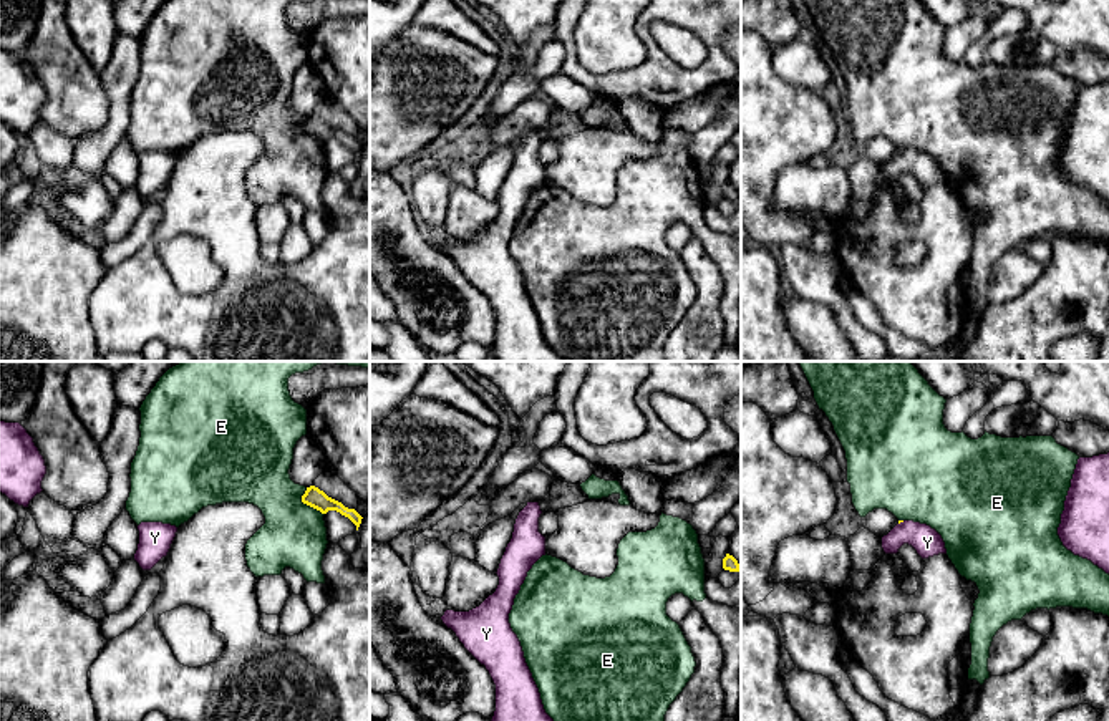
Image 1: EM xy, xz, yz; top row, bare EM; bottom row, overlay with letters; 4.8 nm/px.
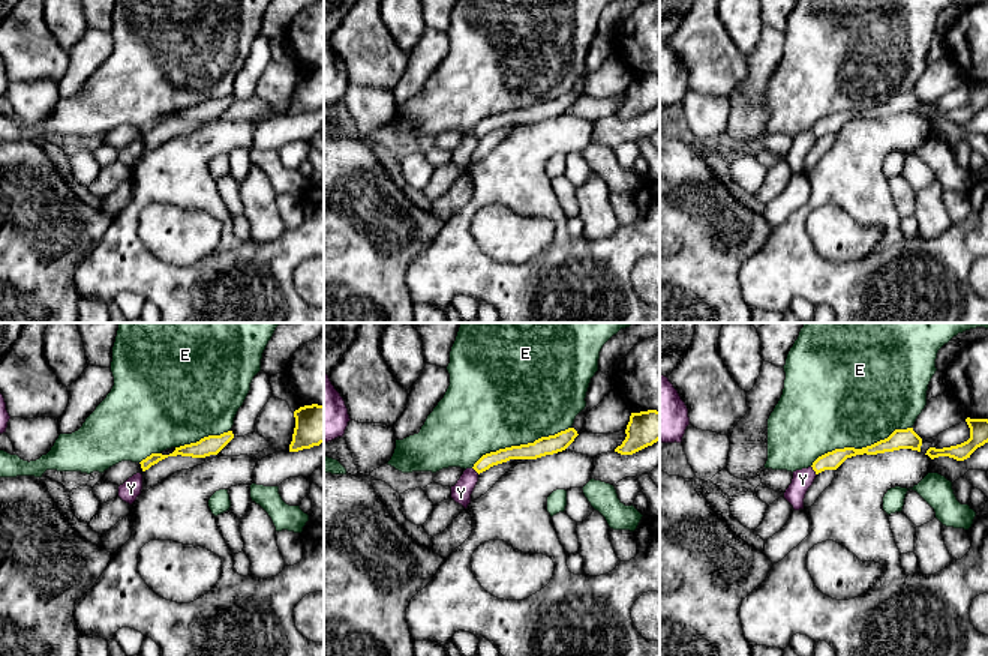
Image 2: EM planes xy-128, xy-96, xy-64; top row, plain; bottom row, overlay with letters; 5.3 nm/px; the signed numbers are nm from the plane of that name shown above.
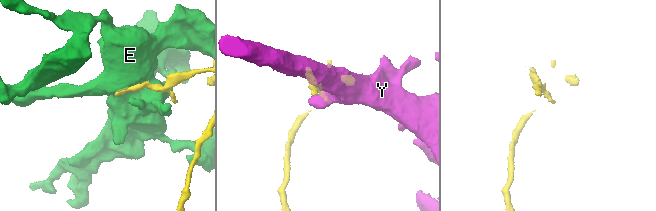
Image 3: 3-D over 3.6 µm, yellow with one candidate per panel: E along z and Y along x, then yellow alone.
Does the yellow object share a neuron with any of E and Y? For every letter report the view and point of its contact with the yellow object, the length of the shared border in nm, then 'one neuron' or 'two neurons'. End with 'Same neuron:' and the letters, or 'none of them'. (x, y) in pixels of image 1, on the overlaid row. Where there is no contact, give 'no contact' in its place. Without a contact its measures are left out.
E: xy (307, 504) | 160 nm | two neurons
Y: yz (900, 521) | 40 nm | two neurons
Same neuron: none of them

